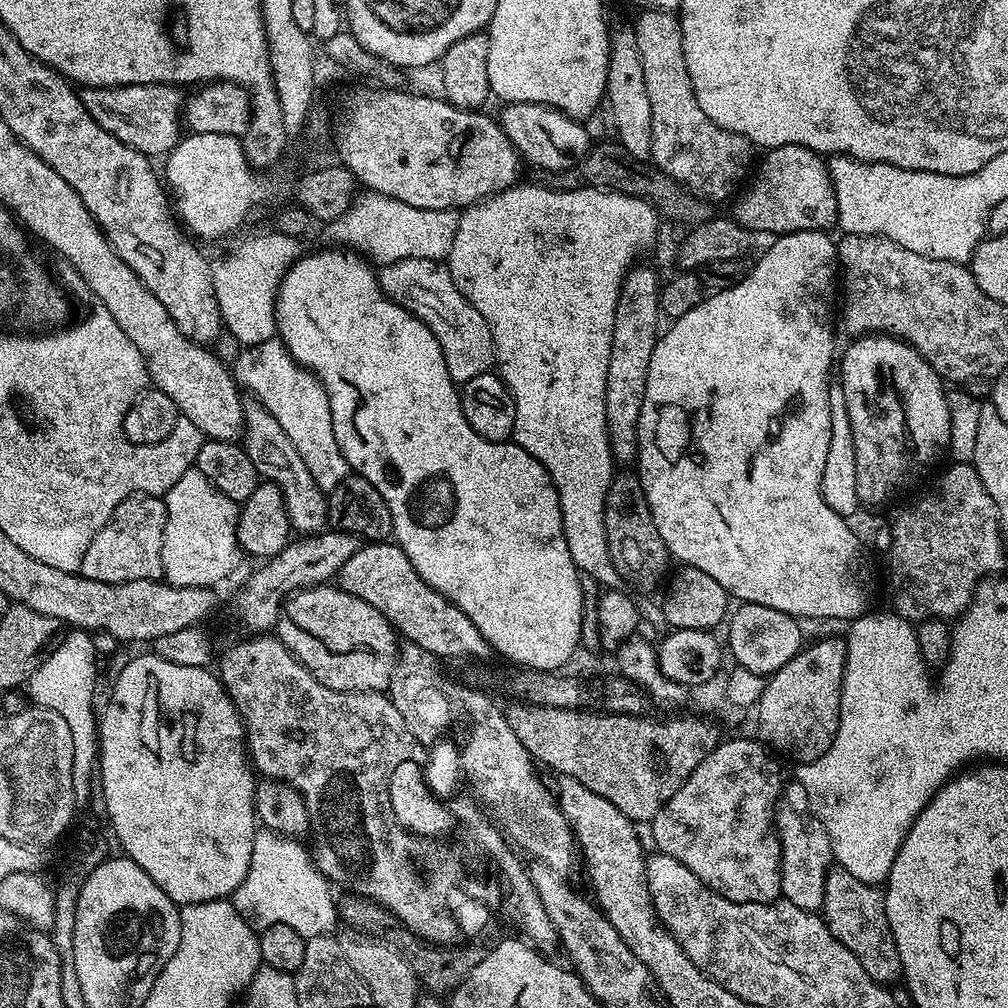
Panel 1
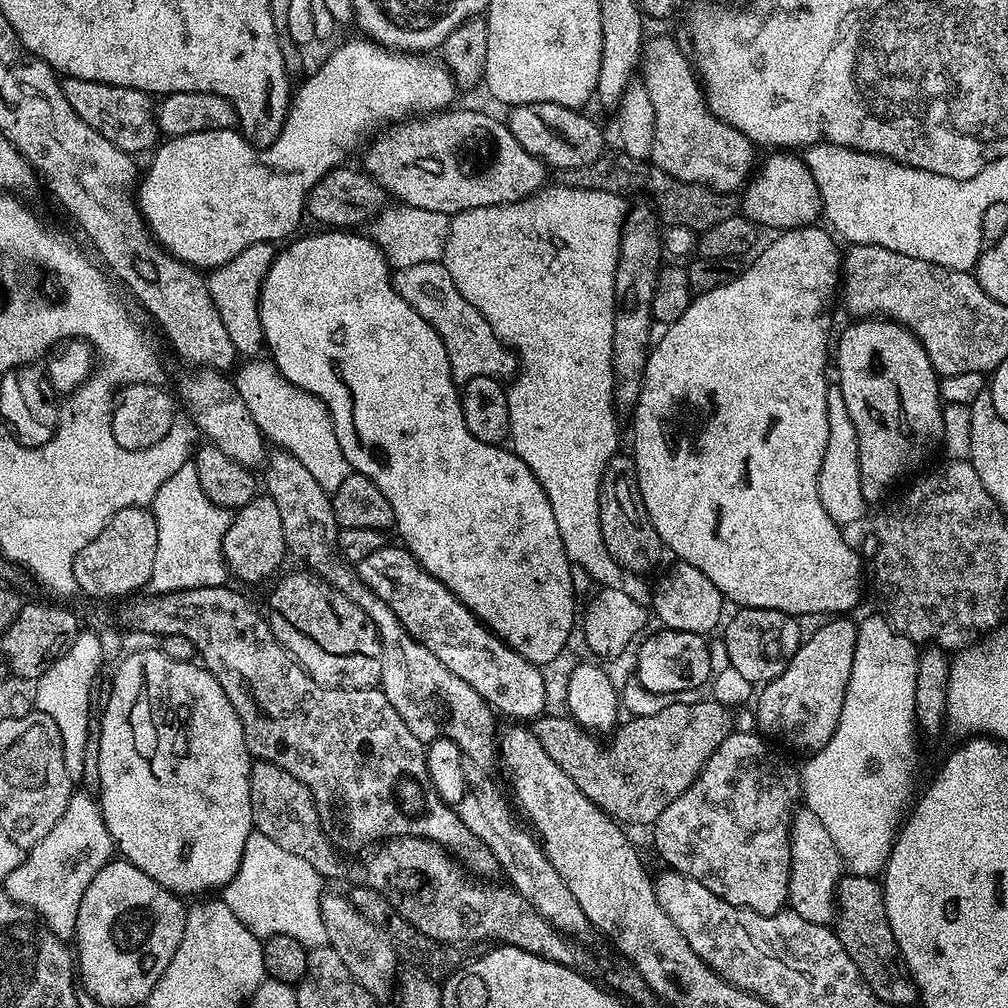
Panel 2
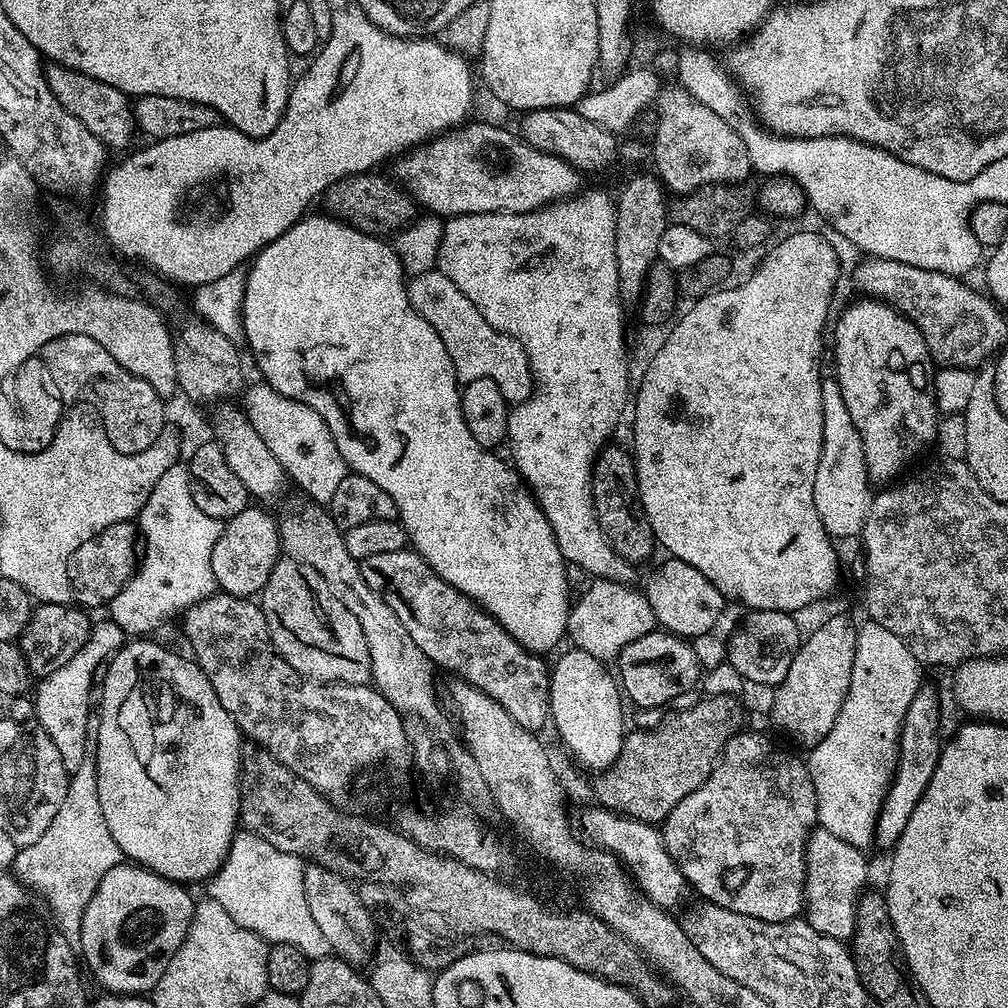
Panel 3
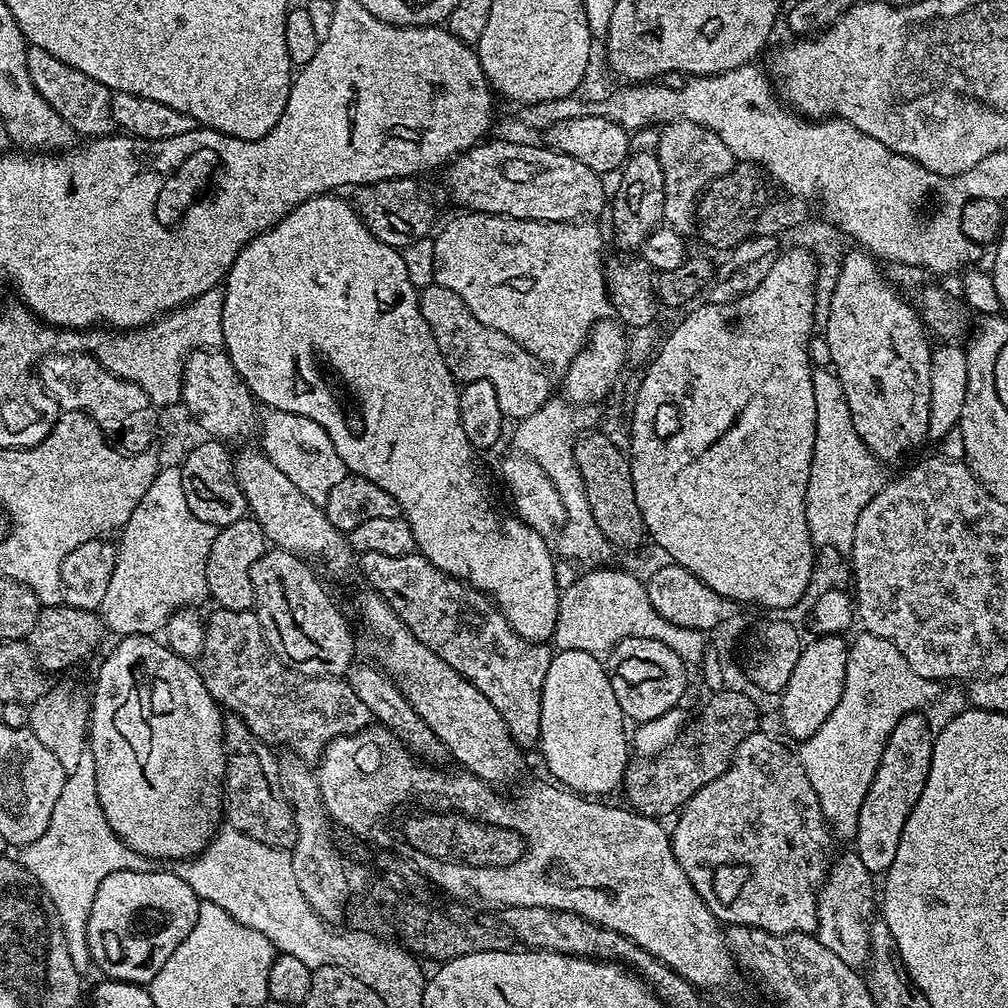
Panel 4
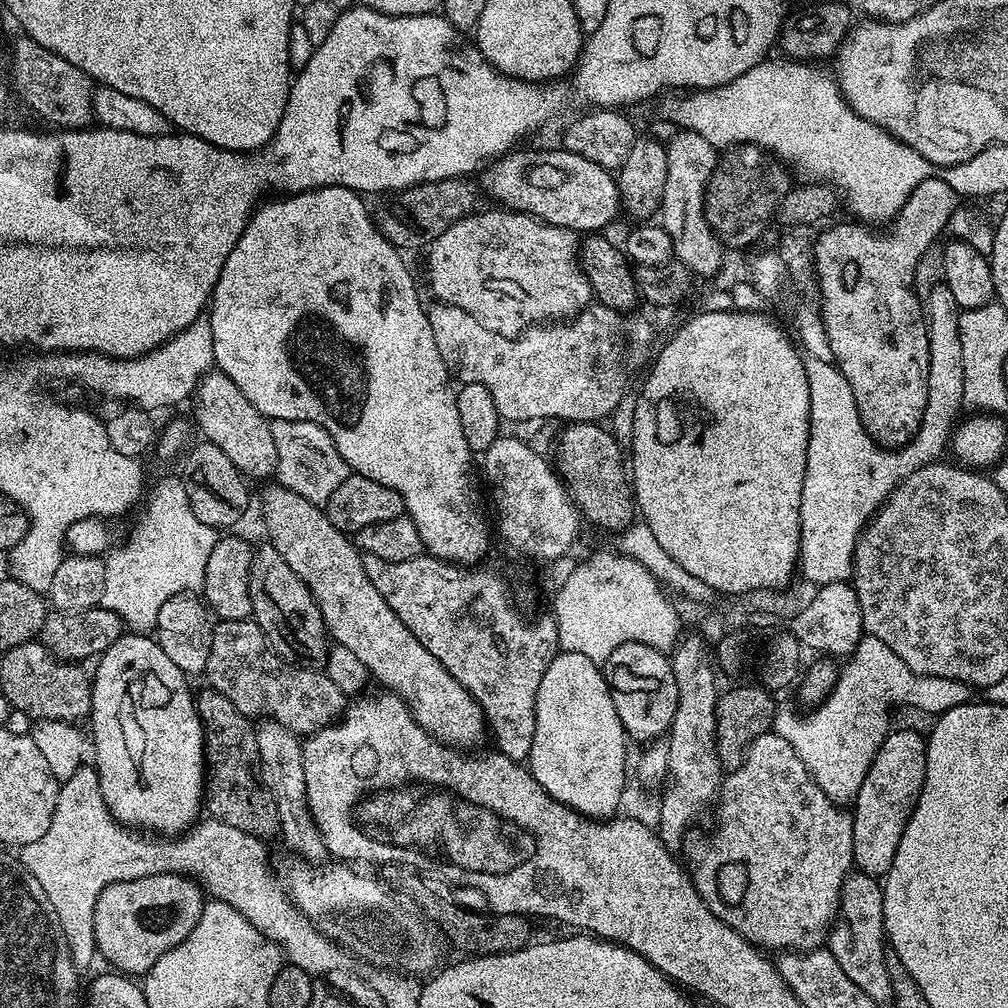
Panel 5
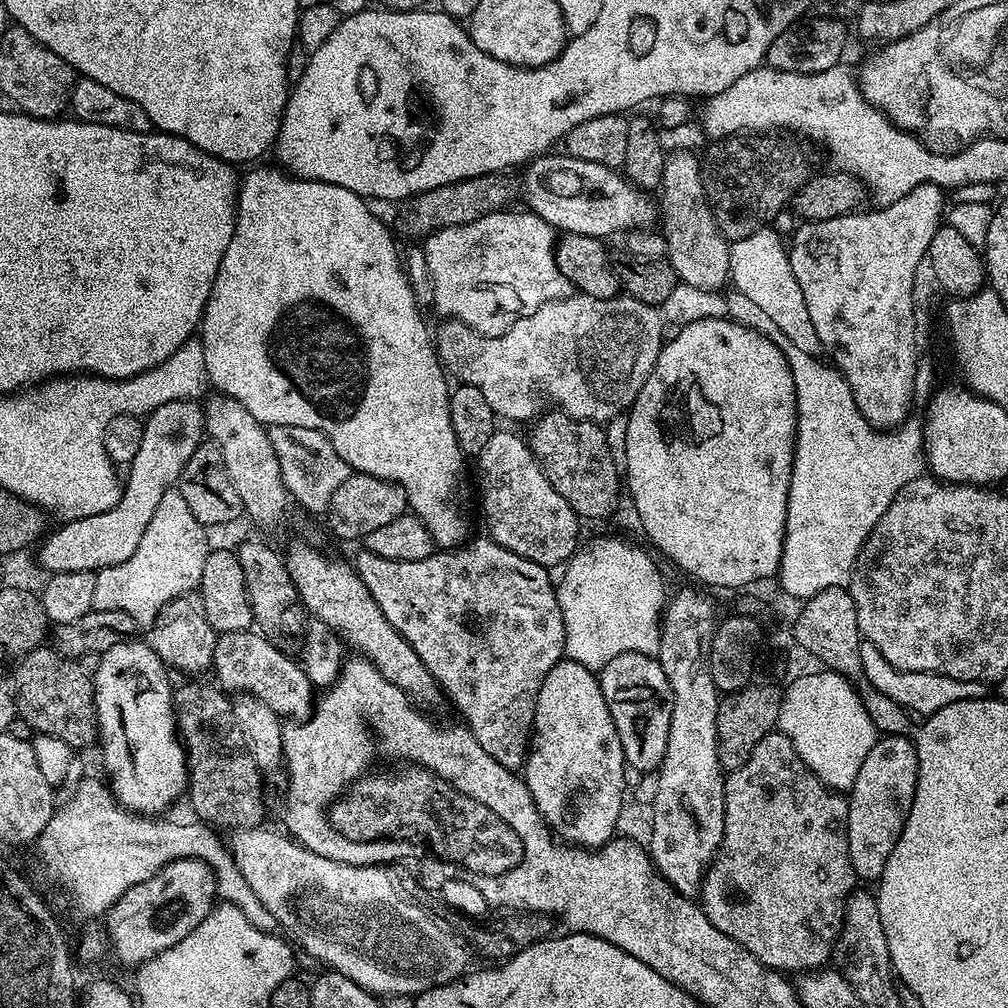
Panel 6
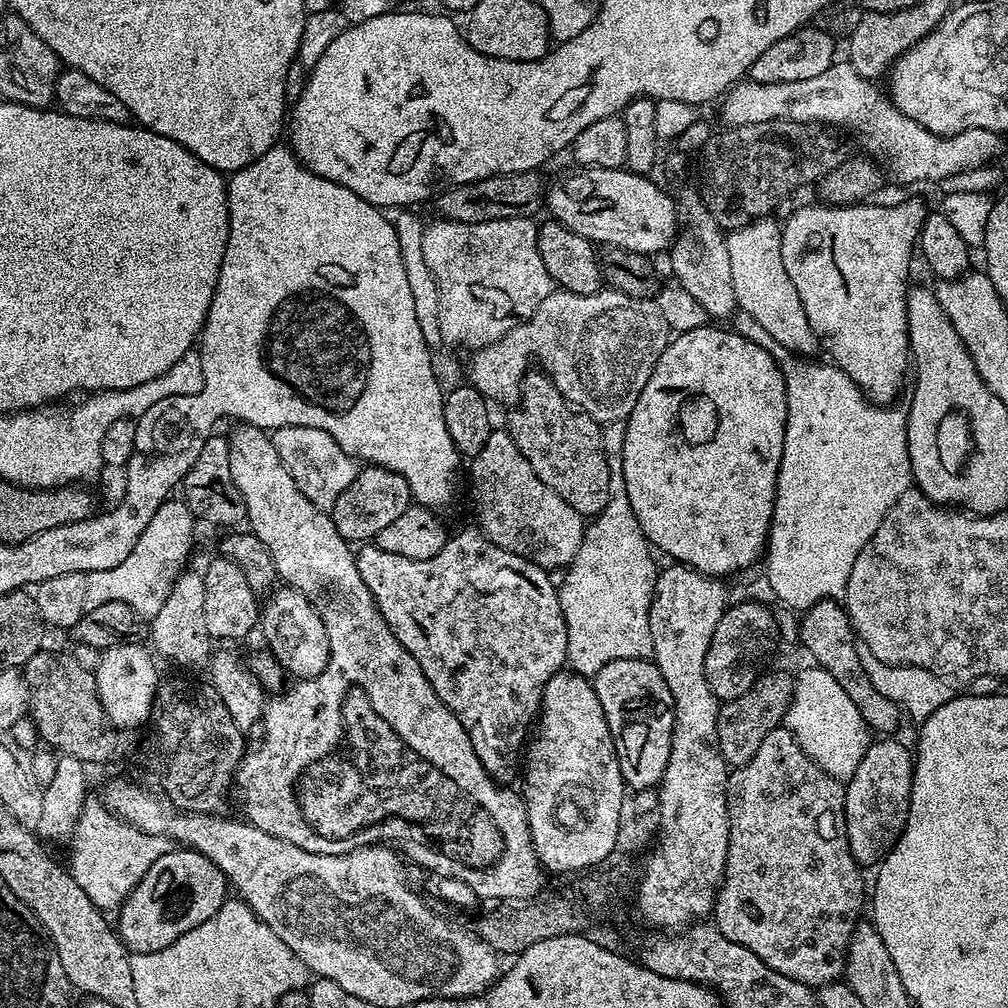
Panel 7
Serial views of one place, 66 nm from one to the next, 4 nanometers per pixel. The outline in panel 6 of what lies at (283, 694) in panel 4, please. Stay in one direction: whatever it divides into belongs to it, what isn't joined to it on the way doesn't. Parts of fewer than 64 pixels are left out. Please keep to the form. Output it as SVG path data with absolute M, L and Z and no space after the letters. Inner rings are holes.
M256 630L222 632L217 635L211 667L214 671L216 670L216 676L220 679L218 681L219 687L232 694L252 693L266 706L270 706L281 718L287 718L287 716L292 716L288 718L307 718L311 716L314 707L314 695L312 696L314 687L310 678L307 677L301 665L295 659L292 661L282 649L275 648L266 637L259 636L259 634L264 635Z

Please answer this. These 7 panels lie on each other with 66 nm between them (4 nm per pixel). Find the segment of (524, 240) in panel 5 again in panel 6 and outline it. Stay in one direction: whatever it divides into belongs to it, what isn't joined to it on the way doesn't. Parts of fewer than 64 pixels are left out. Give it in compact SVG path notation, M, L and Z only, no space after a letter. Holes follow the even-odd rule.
M505 210L486 214L478 222L466 222L462 226L450 226L423 241L422 247L426 266L432 275L431 307L441 312L441 317L460 320L470 330L483 336L501 336L522 316L533 316L541 304L551 300L564 300L573 295L572 284L558 270L556 261L557 229L550 227L545 220L531 210L516 212Z

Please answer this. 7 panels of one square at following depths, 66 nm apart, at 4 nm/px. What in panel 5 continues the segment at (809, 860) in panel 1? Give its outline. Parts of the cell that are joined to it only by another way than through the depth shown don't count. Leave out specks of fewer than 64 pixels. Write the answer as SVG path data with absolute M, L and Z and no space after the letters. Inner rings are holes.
M861 872L851 873L844 880L840 894L841 915L846 916L846 930L833 927L826 942L828 951L845 971L846 976L863 990L877 1005L884 1006L893 999L892 979L888 974L888 956L884 934L883 885L872 876Z

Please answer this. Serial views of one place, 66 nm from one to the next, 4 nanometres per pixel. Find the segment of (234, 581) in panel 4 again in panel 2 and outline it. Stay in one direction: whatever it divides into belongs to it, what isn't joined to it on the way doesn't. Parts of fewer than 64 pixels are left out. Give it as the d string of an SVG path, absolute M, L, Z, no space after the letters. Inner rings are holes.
M257 494L246 507L233 515L224 539L224 562L233 577L237 576L248 584L256 584L279 570L287 552L282 534L282 514L278 514L278 506L271 496Z

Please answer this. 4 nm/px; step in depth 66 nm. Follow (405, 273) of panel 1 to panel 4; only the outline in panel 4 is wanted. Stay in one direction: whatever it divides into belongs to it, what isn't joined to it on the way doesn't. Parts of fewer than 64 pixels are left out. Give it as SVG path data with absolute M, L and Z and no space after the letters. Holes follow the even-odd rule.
M435 282L425 288L428 289L419 293L422 318L426 318L434 333L434 342L438 342L442 358L455 380L464 384L475 380L491 382L494 390L498 390L498 407L512 422L525 420L548 403L548 376L544 373L547 371L536 357L506 334L496 332L490 326L482 326L454 290L446 290L446 286Z

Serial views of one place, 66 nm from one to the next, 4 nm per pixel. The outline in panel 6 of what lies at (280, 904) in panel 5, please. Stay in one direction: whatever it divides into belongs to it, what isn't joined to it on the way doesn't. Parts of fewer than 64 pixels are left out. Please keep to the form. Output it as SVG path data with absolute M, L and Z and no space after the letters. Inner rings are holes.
M81 779L71 789L72 797L55 809L46 830L42 830L34 844L45 870L72 895L82 915L103 917L130 886L154 878L154 874L170 862L201 860L212 867L216 895L223 903L238 906L242 914L264 932L277 927L270 910L262 906L258 894L254 894L246 878L242 878L242 870L238 870L229 845L225 841L223 844L209 825L203 822L175 824L164 820L168 818L149 818L127 811L117 804L111 787L103 779L88 779Z

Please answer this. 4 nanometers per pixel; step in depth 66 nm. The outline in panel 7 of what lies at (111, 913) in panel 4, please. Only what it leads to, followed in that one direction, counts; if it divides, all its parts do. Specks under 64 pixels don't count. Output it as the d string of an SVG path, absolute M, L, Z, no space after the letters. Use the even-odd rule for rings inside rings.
M187 846L177 847L171 852L162 854L162 858L158 858L158 862L154 862L154 866L150 866L150 870L146 870L142 882L138 882L138 886L134 886L134 890L120 905L118 909L120 941L132 954L162 950L166 946L170 946L170 942L182 938L182 934L194 930L194 926L202 926L202 922L206 922L206 918L214 918L214 914L218 914L218 910L224 901L229 899L229 896L228 877L222 874L222 870L218 866L214 866L214 862L210 862L210 858L206 858L201 852Z

